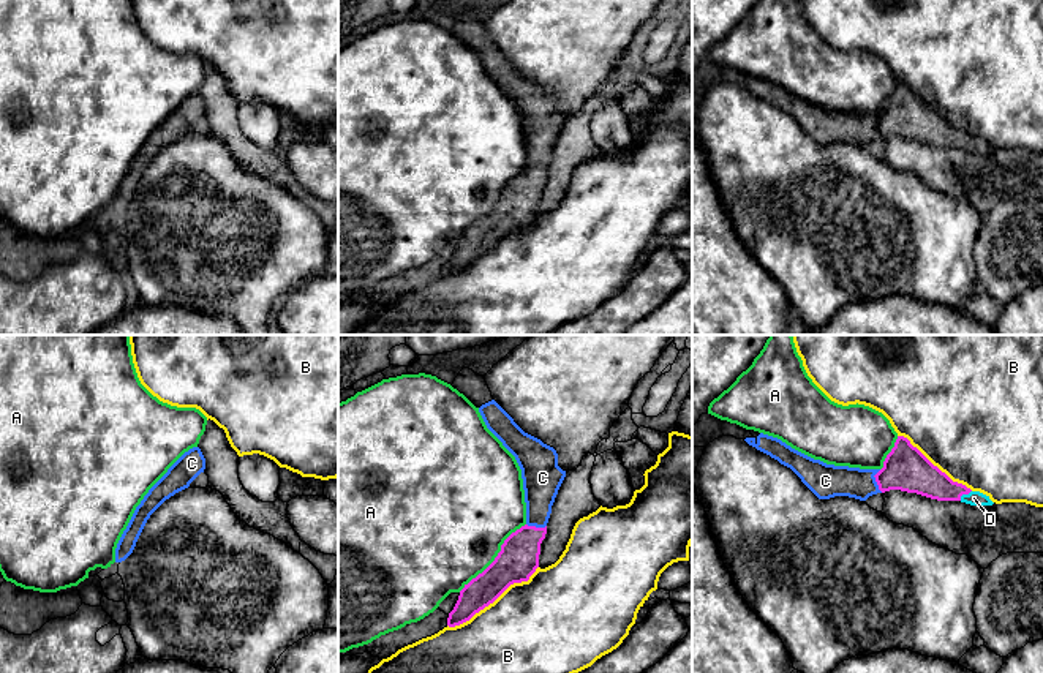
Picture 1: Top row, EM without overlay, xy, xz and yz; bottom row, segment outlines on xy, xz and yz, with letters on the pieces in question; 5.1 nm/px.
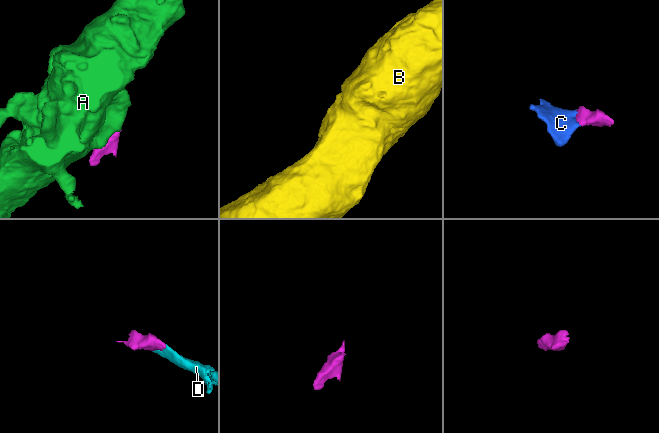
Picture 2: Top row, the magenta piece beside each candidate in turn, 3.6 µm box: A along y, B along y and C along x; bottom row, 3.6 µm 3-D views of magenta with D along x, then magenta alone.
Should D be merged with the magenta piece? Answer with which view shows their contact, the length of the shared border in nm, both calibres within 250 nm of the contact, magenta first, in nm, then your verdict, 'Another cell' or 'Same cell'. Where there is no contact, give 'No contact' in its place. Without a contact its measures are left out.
Touches magenta in yz. Shared border 80 nm. Thickness 180 nm (magenta) against 80 nm. Same cell

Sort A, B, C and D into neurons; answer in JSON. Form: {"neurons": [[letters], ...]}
{"neurons": [["A"], ["B"], ["C", "D"]]}

